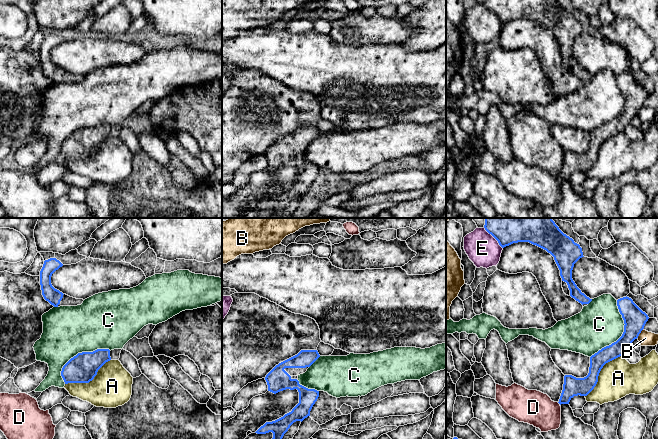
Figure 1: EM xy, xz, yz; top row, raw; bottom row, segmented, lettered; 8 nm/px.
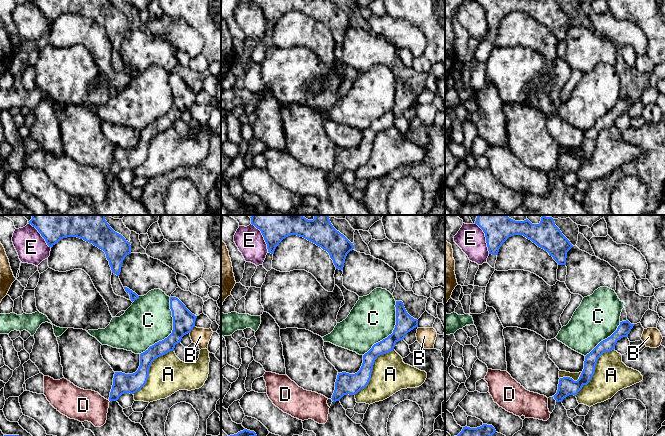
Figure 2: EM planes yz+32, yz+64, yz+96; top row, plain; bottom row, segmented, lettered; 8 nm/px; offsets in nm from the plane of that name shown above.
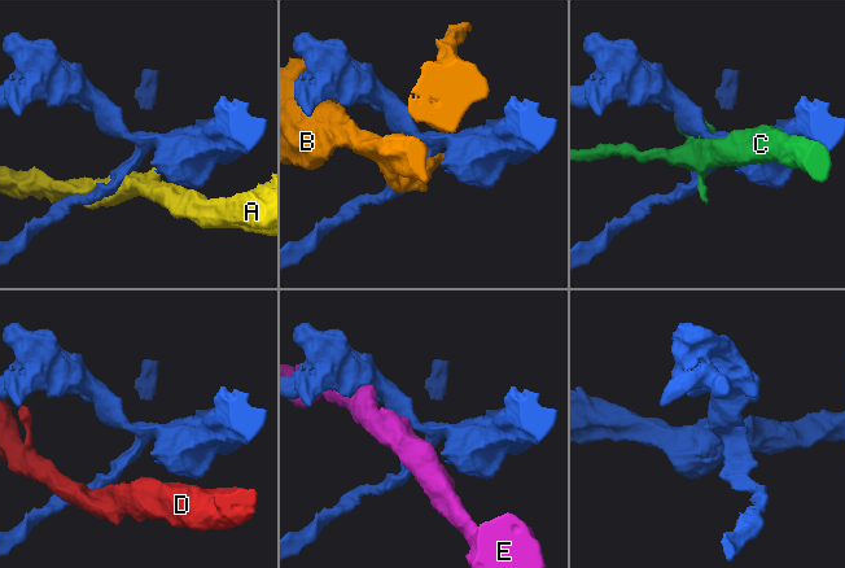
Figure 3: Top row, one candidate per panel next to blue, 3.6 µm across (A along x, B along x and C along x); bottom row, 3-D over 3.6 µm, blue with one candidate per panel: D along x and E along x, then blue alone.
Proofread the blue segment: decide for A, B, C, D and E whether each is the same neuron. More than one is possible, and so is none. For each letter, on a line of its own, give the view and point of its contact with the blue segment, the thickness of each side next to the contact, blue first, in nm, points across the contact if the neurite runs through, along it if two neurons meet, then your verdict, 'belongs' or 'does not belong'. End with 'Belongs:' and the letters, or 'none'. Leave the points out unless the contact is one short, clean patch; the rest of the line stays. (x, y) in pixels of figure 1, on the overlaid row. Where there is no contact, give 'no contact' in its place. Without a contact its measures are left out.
A: meets blue in yz at (600, 370); 150 nm thick on the blue side, 300 nm on the other; does not belong
B: meets blue in yz at (640, 332); 180 nm thick on the blue side, 120 nm on the other; does not belong
C: meets blue in yz at (623, 333); 180 nm thick on the blue side, 360 nm on the other; does not belong
D: meets blue in yz at (559, 403); 150 nm thick on the blue side, 280 nm on the other; does not belong
E: meets blue in yz at (494, 237); 400 nm thick on the blue side, 260 nm on the other; does not belong
Belongs: none

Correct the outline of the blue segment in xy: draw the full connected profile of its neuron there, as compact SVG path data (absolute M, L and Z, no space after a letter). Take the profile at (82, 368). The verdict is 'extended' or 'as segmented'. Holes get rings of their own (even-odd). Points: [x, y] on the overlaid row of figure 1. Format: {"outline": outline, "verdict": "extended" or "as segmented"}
{"outline": "M109 349L82 352L71 358L62 368L61 376L68 383L89 383L98 370L111 360Z", "verdict": "as segmented"}

